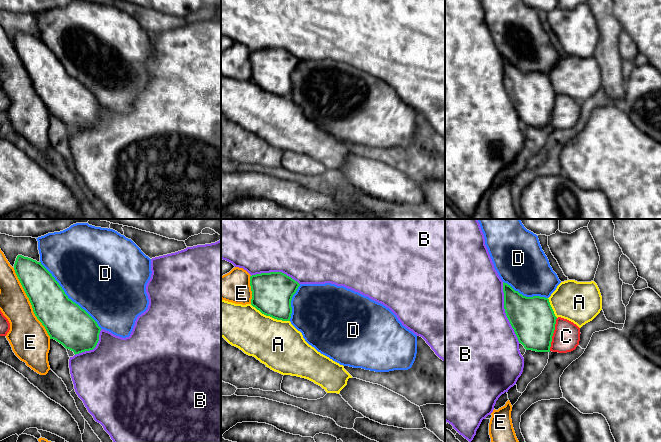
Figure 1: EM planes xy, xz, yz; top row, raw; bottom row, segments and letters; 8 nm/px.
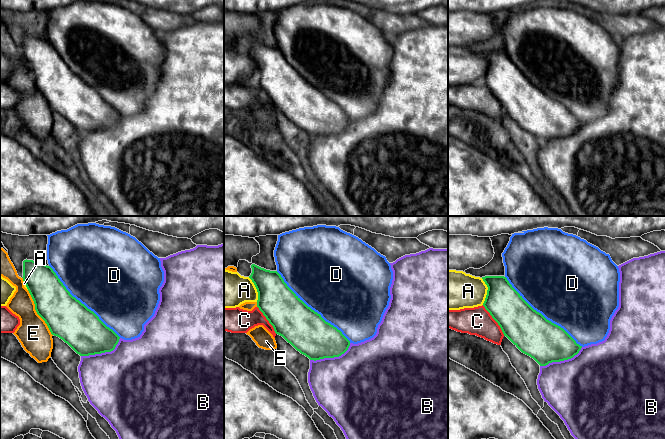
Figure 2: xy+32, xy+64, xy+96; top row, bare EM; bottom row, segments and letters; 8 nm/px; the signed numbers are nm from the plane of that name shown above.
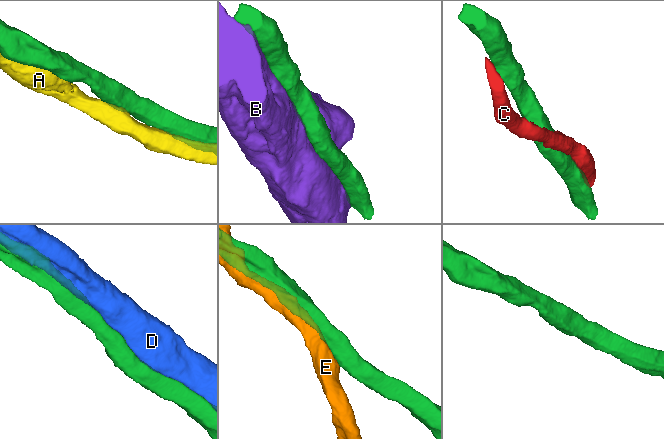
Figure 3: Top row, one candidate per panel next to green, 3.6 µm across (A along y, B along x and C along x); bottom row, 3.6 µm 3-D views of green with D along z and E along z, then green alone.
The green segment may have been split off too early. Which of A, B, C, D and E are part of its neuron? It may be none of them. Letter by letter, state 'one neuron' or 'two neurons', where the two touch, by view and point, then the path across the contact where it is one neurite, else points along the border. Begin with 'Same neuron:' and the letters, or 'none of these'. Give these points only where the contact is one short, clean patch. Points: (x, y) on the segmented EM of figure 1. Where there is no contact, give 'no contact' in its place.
Same neuron: D
A: two neurons | xz (270, 316)
B: two neurons | yz (505, 312)
C: two neurons | yz (552, 334)
D: one neuron | xy (67, 296)
E: two neurons | xy (30, 302)

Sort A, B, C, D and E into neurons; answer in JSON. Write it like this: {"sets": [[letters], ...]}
{"sets": [["A", "C"], ["B"], ["D"], ["E"]]}

